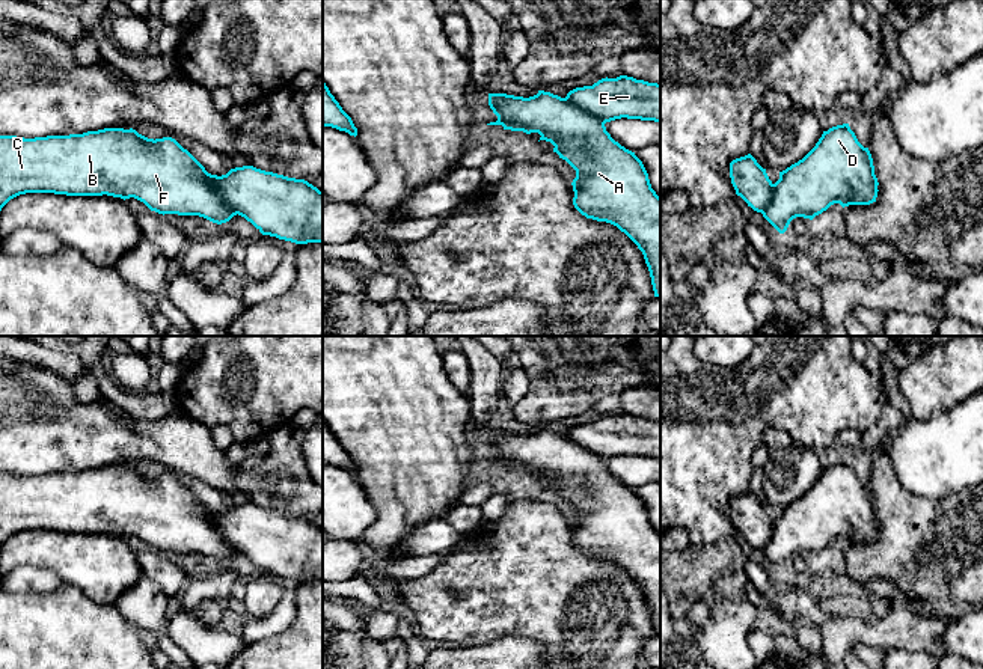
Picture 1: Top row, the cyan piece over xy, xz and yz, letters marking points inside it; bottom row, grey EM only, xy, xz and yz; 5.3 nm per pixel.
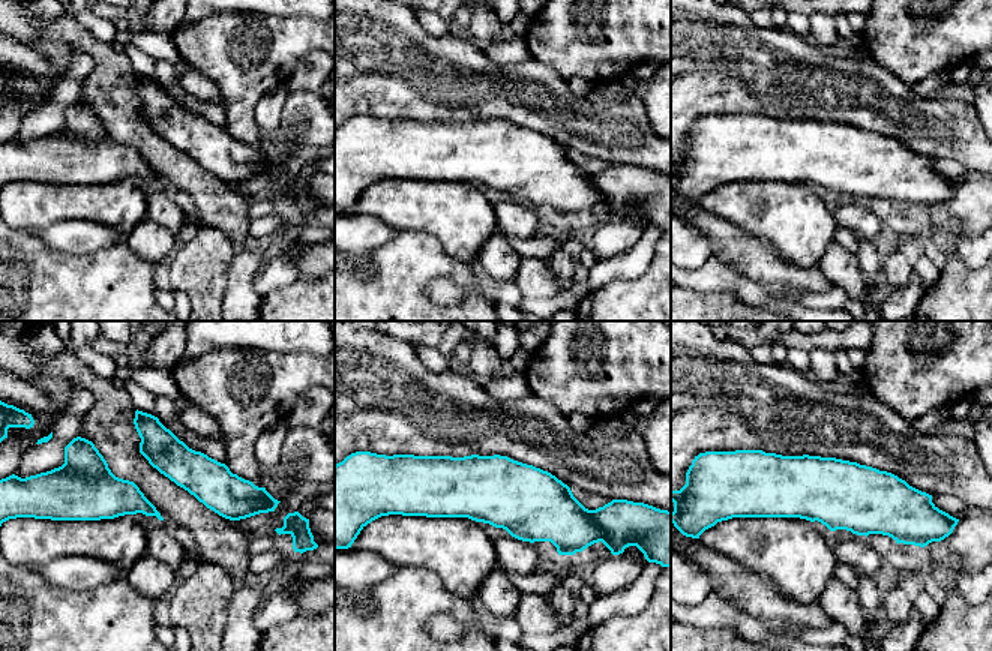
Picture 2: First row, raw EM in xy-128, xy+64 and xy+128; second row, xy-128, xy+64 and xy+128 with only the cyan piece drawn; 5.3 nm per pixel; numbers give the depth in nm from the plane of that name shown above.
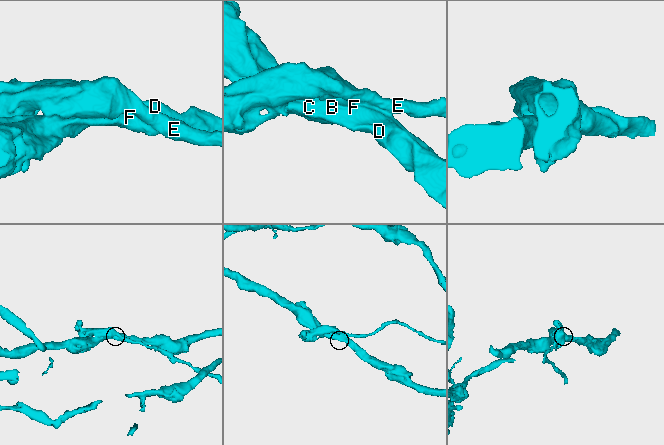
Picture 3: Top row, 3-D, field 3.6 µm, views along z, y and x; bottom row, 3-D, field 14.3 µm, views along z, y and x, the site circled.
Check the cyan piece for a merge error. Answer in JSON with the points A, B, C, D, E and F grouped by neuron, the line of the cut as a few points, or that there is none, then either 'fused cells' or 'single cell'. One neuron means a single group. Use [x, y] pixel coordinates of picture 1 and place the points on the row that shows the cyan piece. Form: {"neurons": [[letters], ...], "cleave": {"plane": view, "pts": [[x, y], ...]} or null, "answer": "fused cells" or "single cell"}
{"neurons": [["A", "B", "C", "D", "F"], ["E"]], "cleave": {"plane": "xy", "pts": [[208, 174], [208, 181], [235, 214]]}, "answer": "fused cells"}

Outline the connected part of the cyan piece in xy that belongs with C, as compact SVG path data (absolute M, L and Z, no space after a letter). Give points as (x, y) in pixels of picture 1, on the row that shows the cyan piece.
M104 128L69 136L24 139L0 136L0 211L14 197L26 193L54 193L66 196L134 197L158 214L199 215L222 225L237 215L210 182L205 167L175 139L148 139L136 130Z

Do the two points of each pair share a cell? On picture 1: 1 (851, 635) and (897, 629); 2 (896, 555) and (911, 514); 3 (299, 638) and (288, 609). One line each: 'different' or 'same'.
1: same
2: same
3: different

